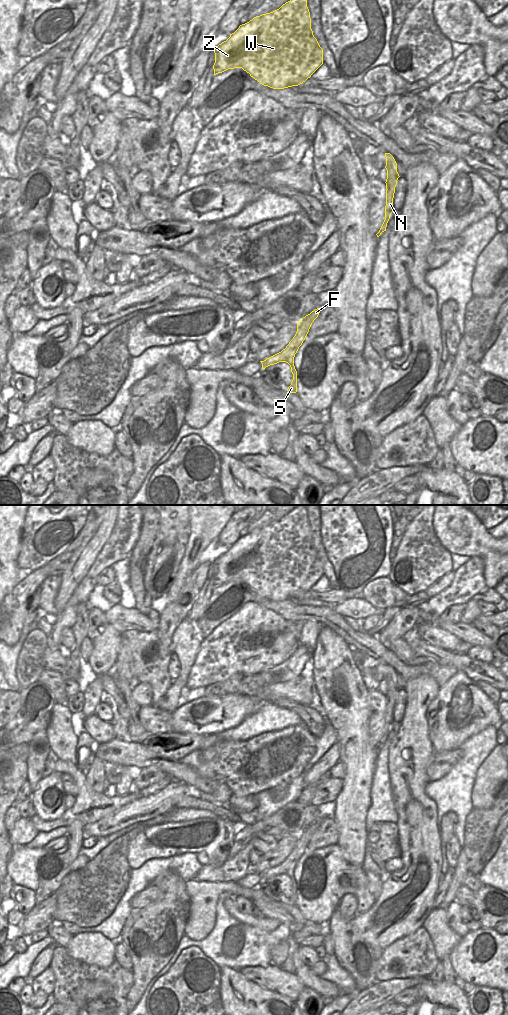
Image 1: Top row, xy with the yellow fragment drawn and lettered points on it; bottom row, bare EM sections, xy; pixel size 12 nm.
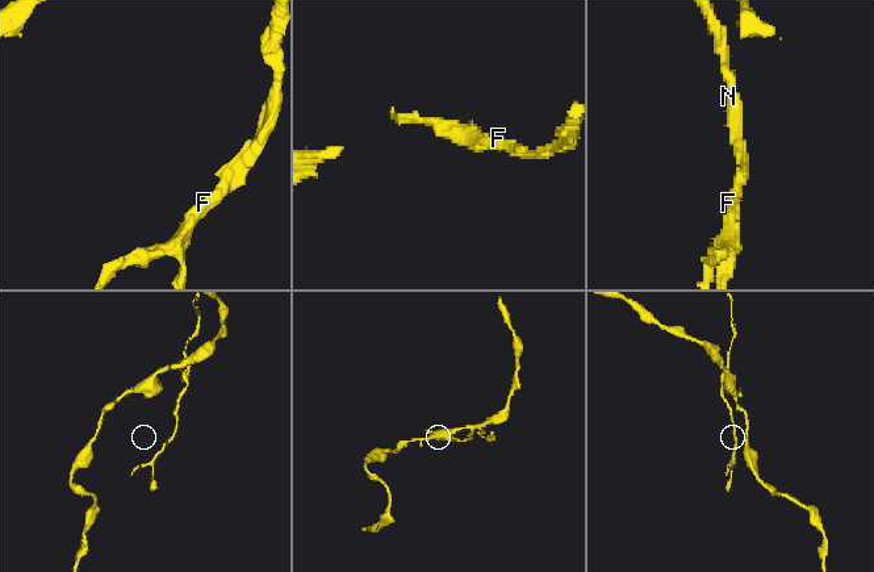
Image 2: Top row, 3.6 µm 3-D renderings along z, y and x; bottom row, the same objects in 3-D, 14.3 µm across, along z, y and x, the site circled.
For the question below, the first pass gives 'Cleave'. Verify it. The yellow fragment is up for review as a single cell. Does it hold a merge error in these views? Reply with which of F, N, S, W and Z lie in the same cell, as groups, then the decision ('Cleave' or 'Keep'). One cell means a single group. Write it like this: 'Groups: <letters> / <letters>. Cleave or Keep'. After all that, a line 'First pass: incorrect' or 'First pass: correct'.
Groups: F N S W Z. Keep.
First pass: incorrect

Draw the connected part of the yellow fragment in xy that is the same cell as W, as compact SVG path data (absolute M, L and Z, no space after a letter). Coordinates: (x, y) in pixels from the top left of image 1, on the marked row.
M290 0L273 12L254 17L214 53L214 75L242 68L273 89L298 86L323 64L323 49L311 29L307 0Z

